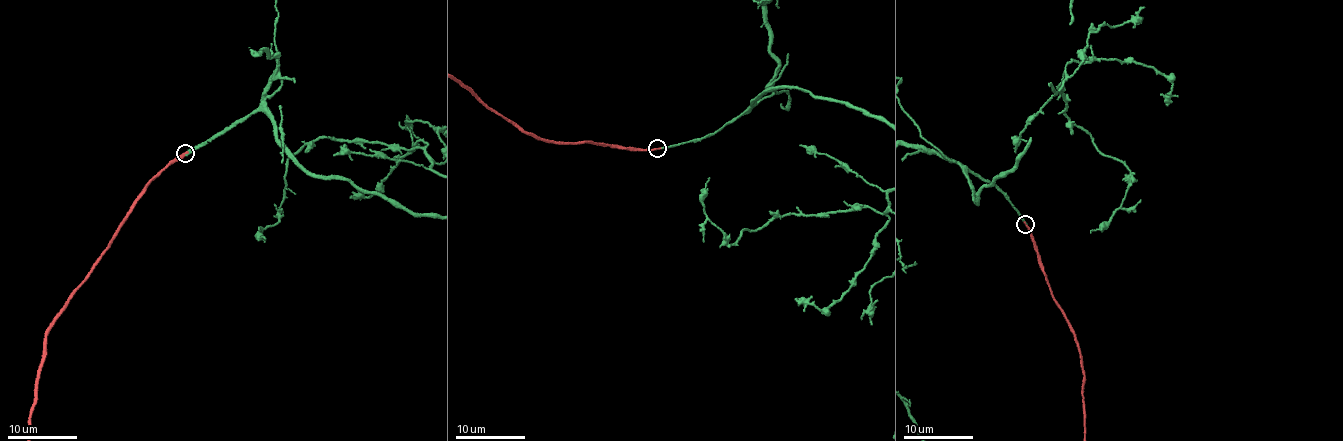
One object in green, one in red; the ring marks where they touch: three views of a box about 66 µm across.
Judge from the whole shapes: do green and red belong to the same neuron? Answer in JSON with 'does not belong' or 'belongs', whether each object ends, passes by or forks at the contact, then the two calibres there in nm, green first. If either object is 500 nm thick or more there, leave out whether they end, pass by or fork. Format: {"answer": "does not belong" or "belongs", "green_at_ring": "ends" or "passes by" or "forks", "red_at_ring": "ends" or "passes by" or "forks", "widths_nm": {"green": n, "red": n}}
{"answer": "belongs", "green_at_ring": "ends", "red_at_ring": "ends", "widths_nm": {"green": 240, "red": 240}}

